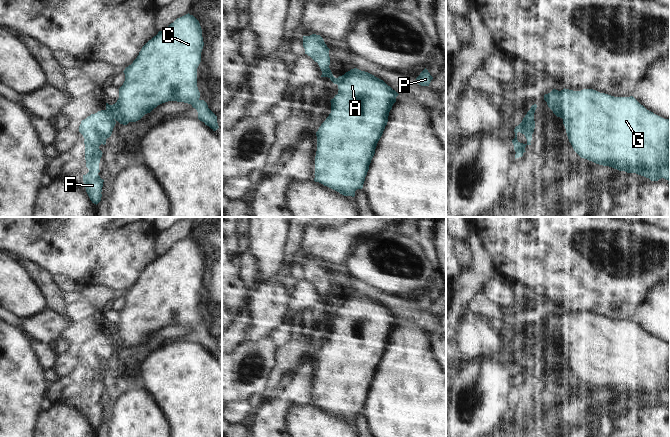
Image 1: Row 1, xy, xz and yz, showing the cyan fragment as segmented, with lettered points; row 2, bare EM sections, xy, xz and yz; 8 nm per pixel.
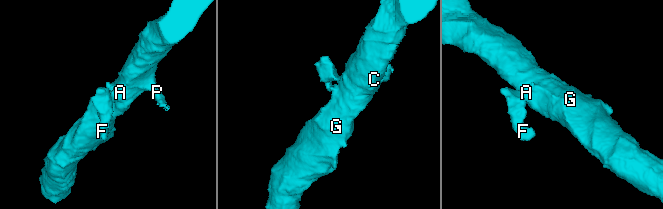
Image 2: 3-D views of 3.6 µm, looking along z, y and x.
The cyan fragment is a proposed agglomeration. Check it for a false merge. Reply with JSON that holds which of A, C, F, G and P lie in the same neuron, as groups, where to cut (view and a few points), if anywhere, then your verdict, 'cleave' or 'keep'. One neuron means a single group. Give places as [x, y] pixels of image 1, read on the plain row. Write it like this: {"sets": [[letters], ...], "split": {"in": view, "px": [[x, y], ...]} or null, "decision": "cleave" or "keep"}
{"sets": [["A", "C", "G", "P"], ["F"]], "split": {"in": "xy", "px": [[110, 329], [114, 335], [114, 342]]}, "decision": "cleave"}

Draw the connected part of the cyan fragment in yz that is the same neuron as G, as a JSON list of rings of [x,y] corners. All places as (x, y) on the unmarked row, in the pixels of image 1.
[[[553,313],[544,319],[544,324],[553,337],[563,343],[566,357],[574,375],[584,383],[609,390],[619,395],[636,397],[658,405],[664,402],[670,409],[670,344],[647,334],[633,320],[614,321],[593,313],[573,315]]]

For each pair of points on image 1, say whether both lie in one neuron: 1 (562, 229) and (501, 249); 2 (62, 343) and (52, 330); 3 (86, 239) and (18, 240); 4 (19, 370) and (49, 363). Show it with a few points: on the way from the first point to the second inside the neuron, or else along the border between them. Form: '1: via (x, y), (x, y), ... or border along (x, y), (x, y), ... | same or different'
1: via (547, 244), (542, 249), (516, 249) | same
2: border along (62, 335), (55, 341) | different
3: via (69, 246), (60, 255), (44, 255), (35, 247) | same
4: border along (32, 342), (32, 348), (39, 358), (41, 365) | different

